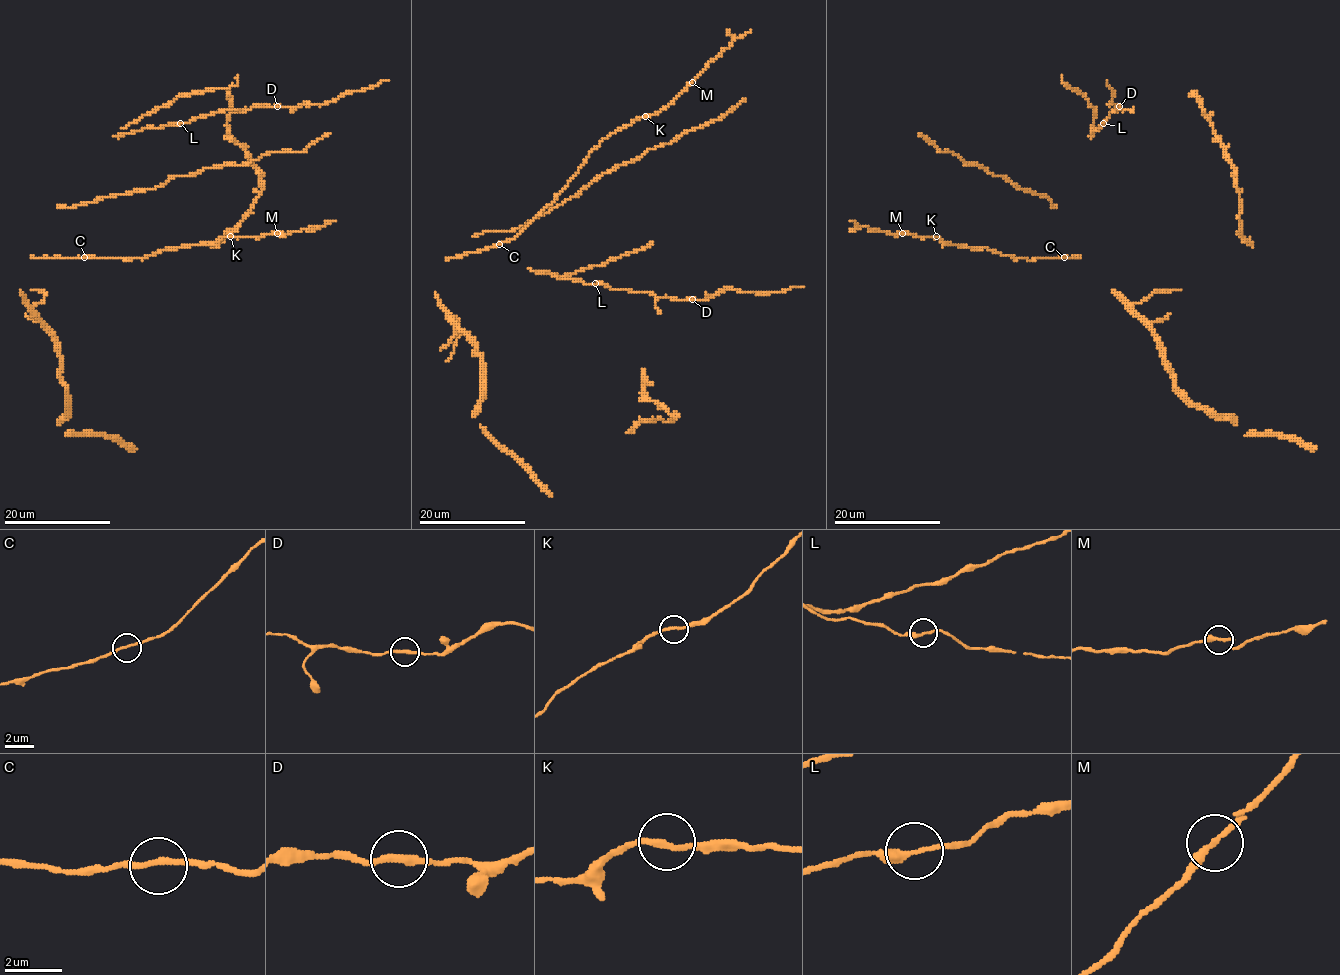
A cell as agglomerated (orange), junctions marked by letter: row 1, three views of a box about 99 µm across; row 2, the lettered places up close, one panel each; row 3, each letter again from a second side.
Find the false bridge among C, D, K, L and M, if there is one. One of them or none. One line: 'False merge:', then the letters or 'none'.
False merge: none

